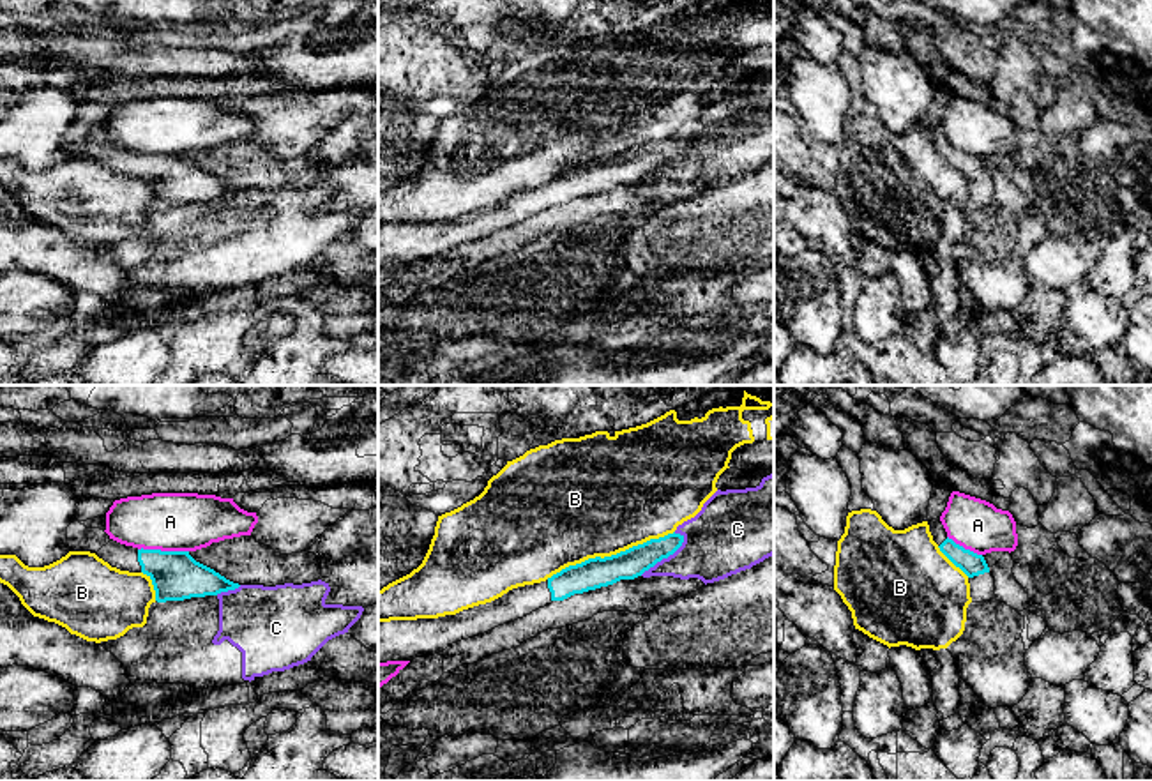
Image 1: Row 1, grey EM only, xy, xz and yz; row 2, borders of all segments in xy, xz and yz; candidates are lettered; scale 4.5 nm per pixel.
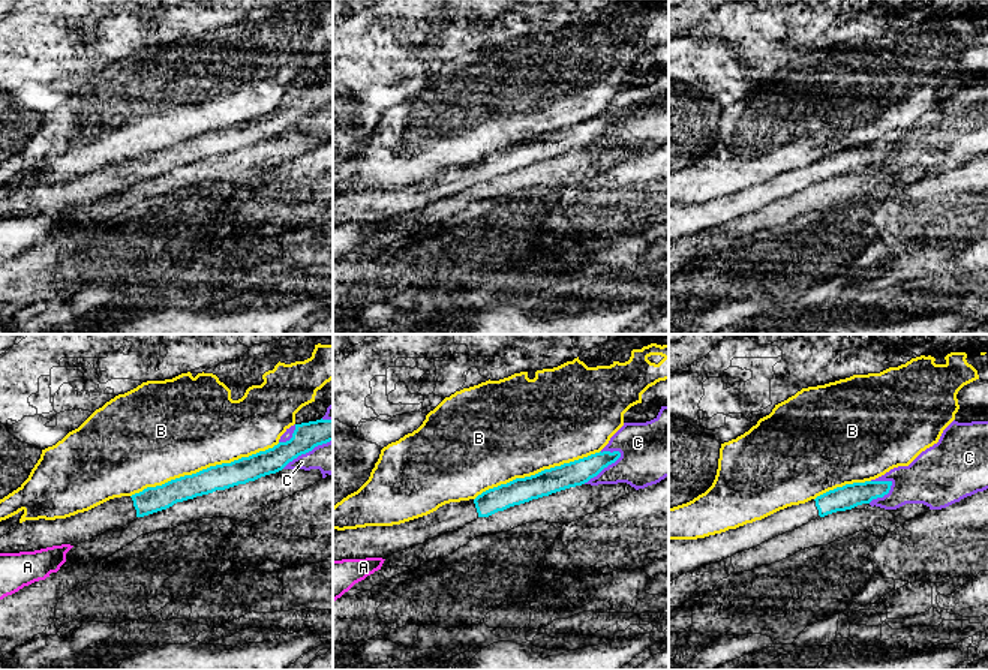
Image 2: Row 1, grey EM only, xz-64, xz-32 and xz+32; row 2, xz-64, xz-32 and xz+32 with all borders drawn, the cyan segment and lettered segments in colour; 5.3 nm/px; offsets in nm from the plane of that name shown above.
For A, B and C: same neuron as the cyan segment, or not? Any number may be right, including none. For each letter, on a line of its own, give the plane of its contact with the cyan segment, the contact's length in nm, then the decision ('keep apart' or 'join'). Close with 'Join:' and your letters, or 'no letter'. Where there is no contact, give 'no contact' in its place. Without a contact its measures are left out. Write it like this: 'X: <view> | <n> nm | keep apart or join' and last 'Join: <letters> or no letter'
A: xy | 240 nm | keep apart
B: xz | 600 nm | keep apart
C: xz | 280 nm | keep apart
Join: no letter

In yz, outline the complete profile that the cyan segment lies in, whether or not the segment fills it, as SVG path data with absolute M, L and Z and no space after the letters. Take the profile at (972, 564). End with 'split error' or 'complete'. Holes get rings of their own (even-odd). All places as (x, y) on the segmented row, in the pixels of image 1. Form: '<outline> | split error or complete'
M949 537L938 548L968 576L972 603L995 599L995 578L982 555L965 550Z | split error

